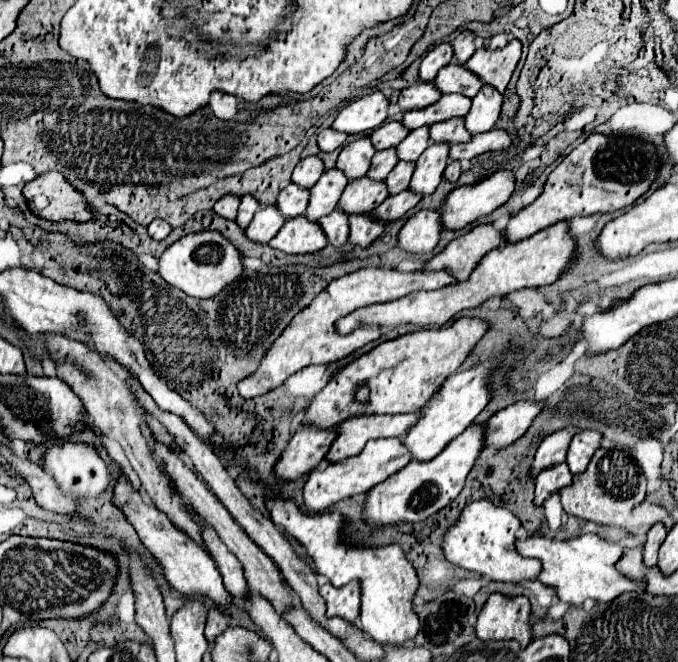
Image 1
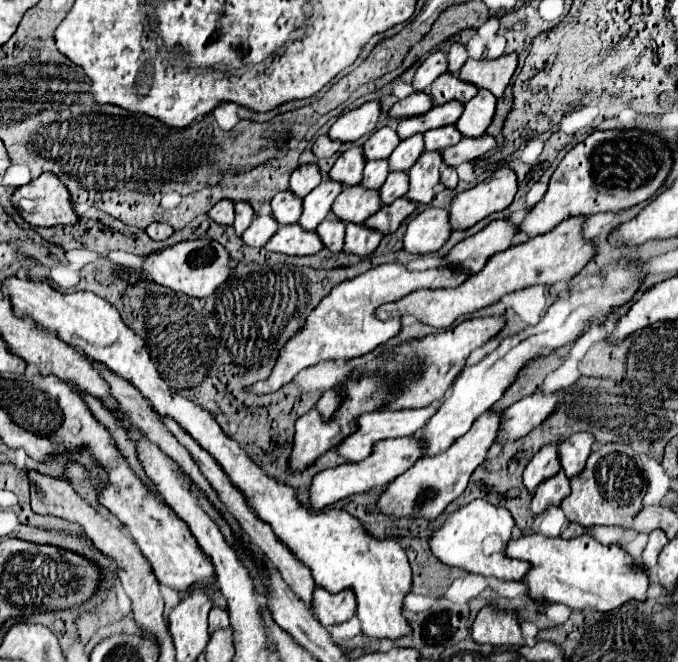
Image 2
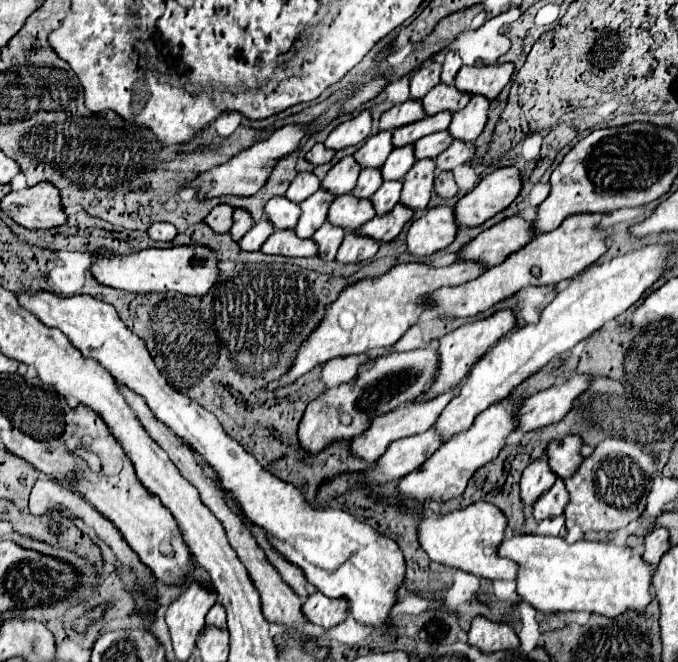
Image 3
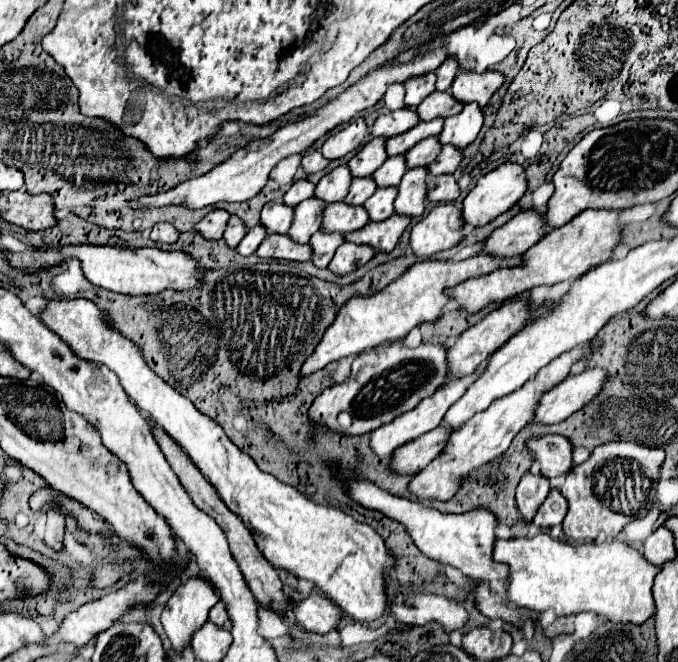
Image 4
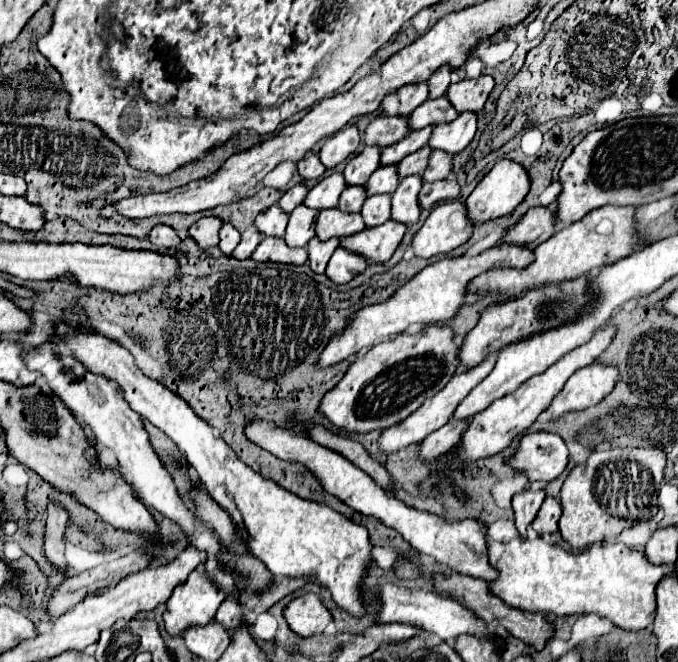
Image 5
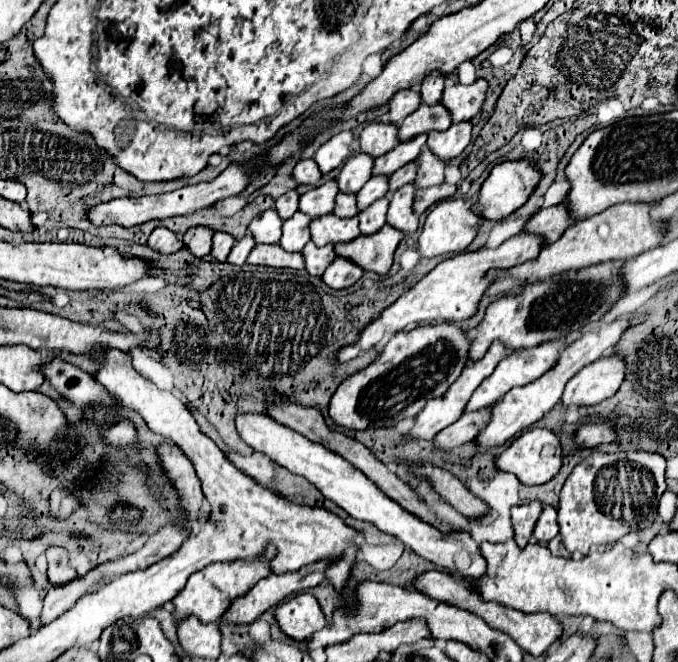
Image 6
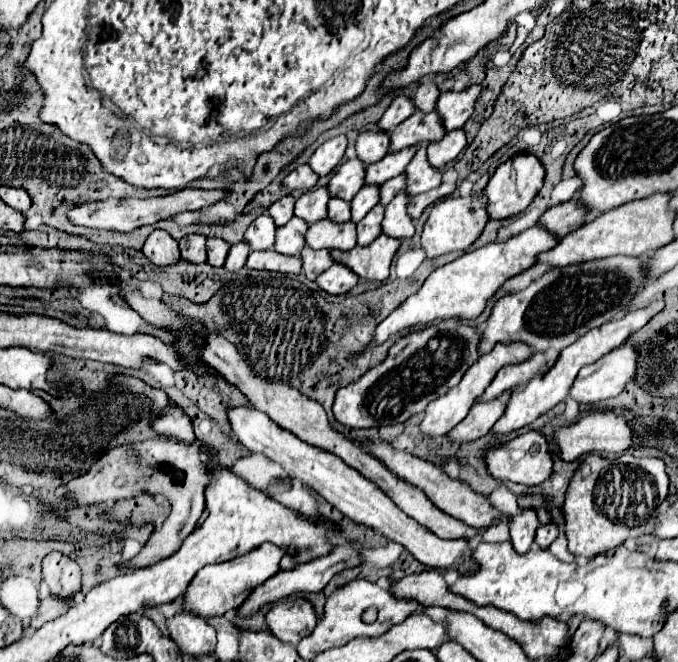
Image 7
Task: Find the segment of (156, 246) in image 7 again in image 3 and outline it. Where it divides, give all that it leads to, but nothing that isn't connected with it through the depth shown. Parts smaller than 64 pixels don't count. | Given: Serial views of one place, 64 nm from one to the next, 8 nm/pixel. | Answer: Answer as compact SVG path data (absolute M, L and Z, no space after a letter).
M156 222L148 230L148 236L152 240L162 240L162 242L170 242L176 234L178 234L178 230L172 224L168 224L168 222Z

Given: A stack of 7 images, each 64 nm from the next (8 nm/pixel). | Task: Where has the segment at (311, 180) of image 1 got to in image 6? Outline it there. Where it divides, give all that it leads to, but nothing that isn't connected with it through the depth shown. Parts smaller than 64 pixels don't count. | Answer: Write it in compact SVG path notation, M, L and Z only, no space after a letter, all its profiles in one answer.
M288 190L286 194L282 194L278 200L276 200L276 212L288 220L296 210L298 210L298 202L300 202L300 192L298 190Z

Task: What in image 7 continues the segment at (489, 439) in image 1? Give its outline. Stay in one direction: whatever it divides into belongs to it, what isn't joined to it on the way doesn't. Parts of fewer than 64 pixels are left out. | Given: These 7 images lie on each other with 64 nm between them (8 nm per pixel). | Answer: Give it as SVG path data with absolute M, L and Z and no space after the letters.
M630 344L608 352L594 364L584 366L568 396L578 404L596 404L618 396L636 370L636 350Z

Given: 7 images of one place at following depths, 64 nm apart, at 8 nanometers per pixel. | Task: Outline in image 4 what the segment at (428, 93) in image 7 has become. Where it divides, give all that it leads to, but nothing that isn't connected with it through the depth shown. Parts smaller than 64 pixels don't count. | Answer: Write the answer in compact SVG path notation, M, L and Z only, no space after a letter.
M450 56L448 60L442 62L442 66L436 70L436 76L438 76L438 82L436 82L436 88L438 90L448 90L452 86L452 80L458 72L458 58L456 56Z

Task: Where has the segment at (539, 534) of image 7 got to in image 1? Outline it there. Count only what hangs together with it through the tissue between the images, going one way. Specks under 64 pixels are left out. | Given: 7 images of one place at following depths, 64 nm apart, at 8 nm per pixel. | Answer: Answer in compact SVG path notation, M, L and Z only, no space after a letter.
M566 462L544 468L536 478L536 504L542 504L552 492L558 492L568 484L572 484L572 472Z

